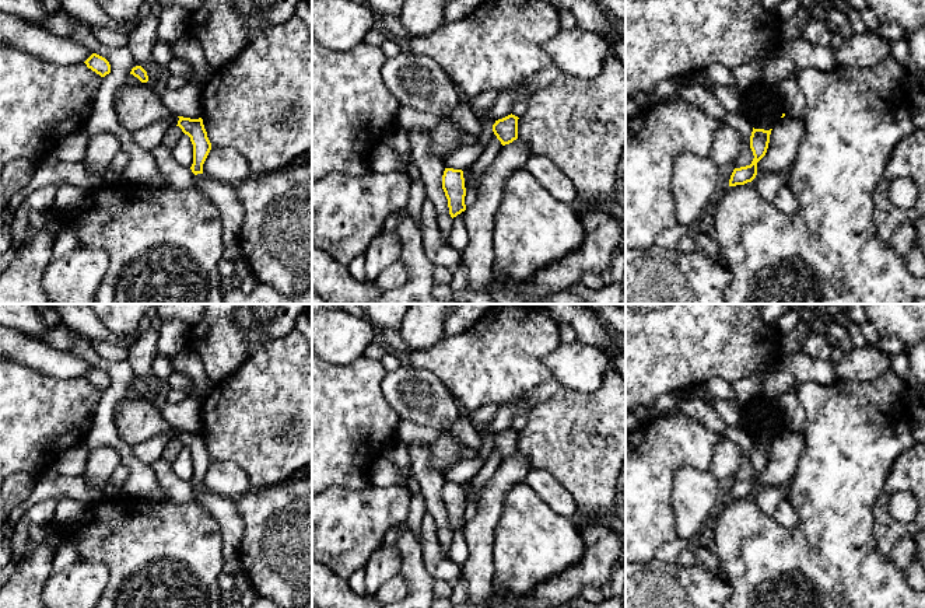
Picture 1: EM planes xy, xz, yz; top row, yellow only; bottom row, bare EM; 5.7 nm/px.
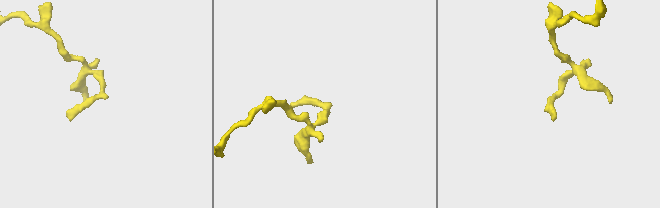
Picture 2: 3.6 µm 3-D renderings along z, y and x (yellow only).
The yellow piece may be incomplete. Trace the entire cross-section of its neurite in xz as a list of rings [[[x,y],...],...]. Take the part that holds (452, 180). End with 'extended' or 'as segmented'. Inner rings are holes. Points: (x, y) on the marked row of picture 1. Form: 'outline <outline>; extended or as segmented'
outline [[[445,168],[442,175],[442,189],[448,199],[449,214],[452,219],[466,210],[466,188],[462,170]]]; as segmented

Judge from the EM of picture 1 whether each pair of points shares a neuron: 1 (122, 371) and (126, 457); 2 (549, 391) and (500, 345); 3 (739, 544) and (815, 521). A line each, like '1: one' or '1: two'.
1: one
2: two
3: one

